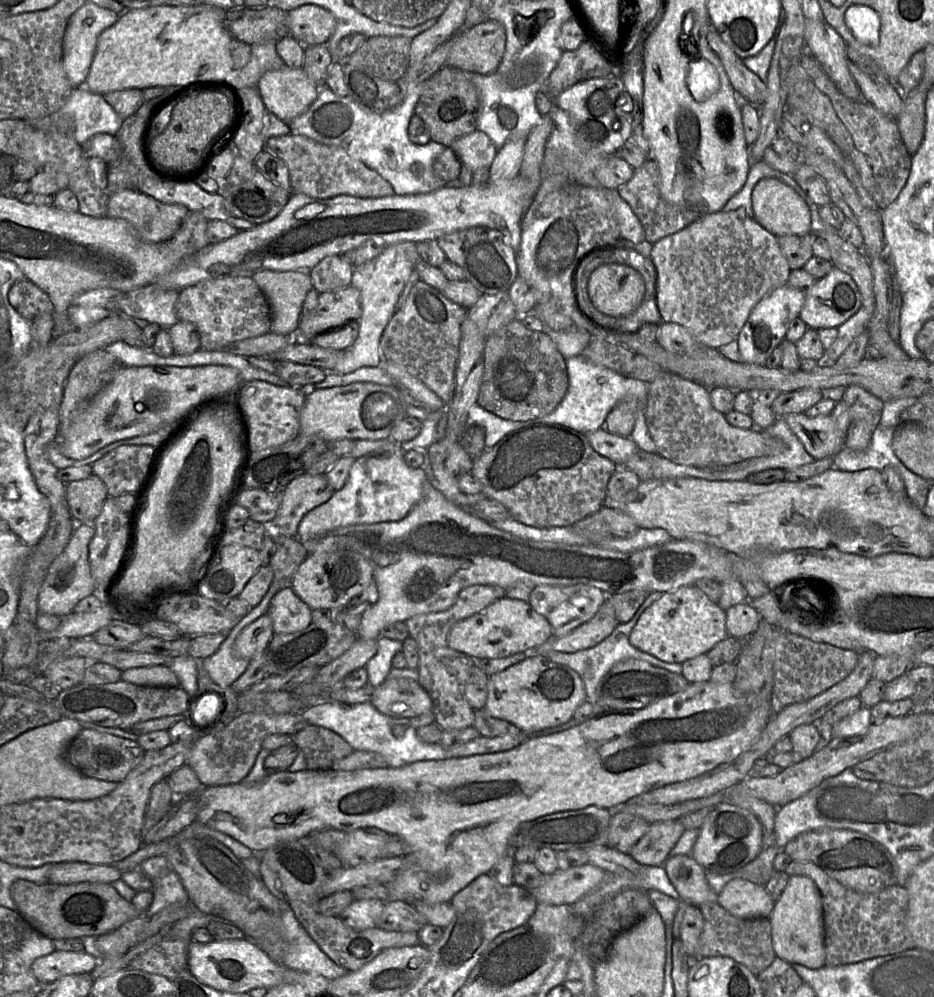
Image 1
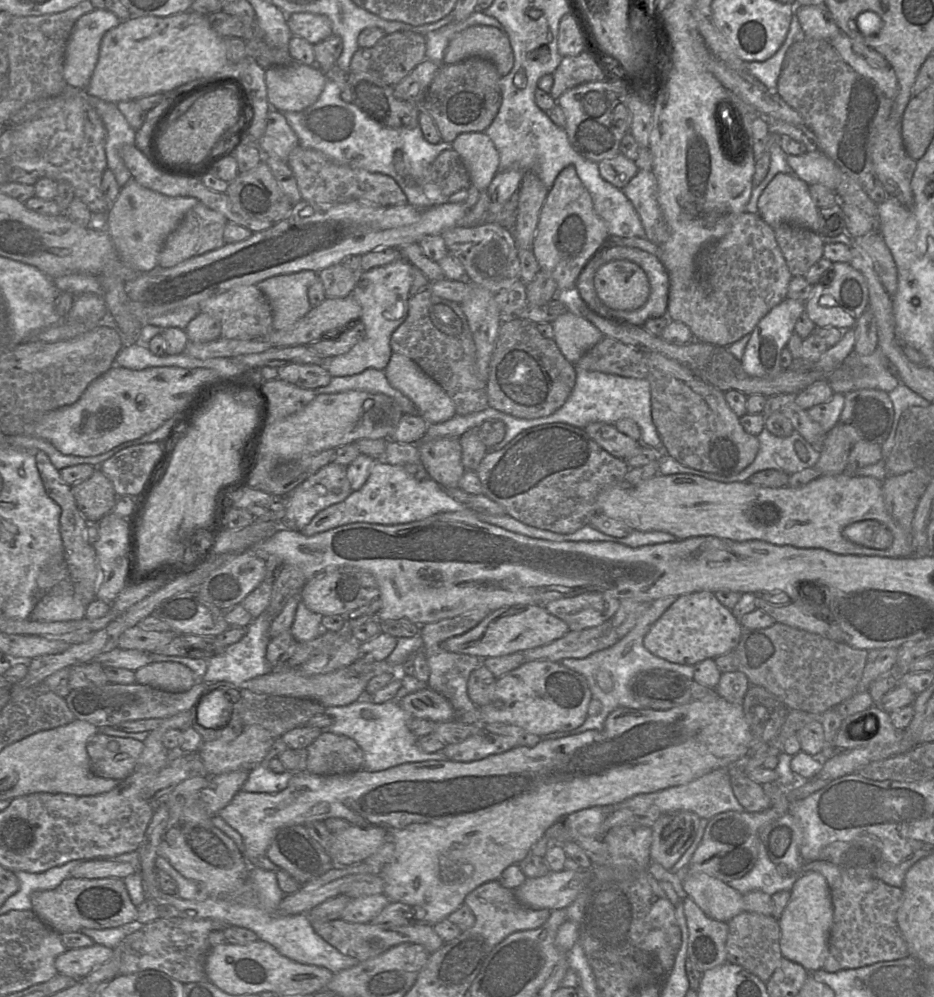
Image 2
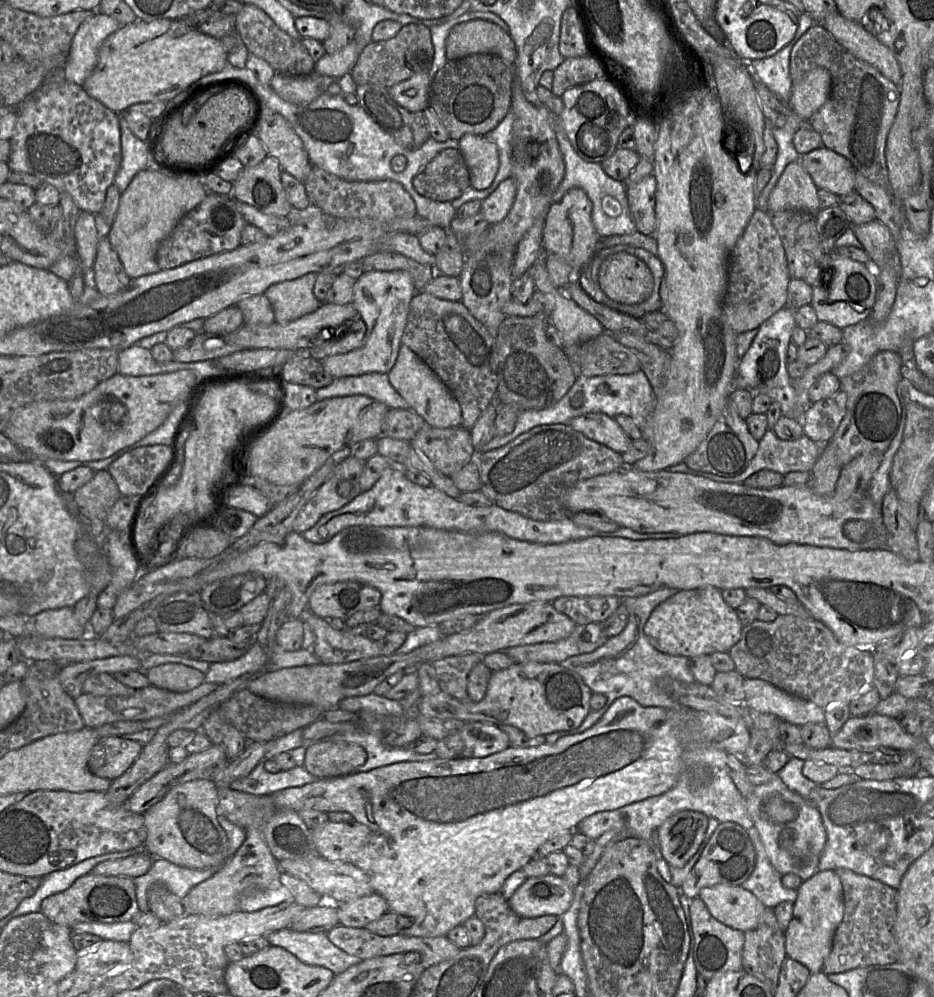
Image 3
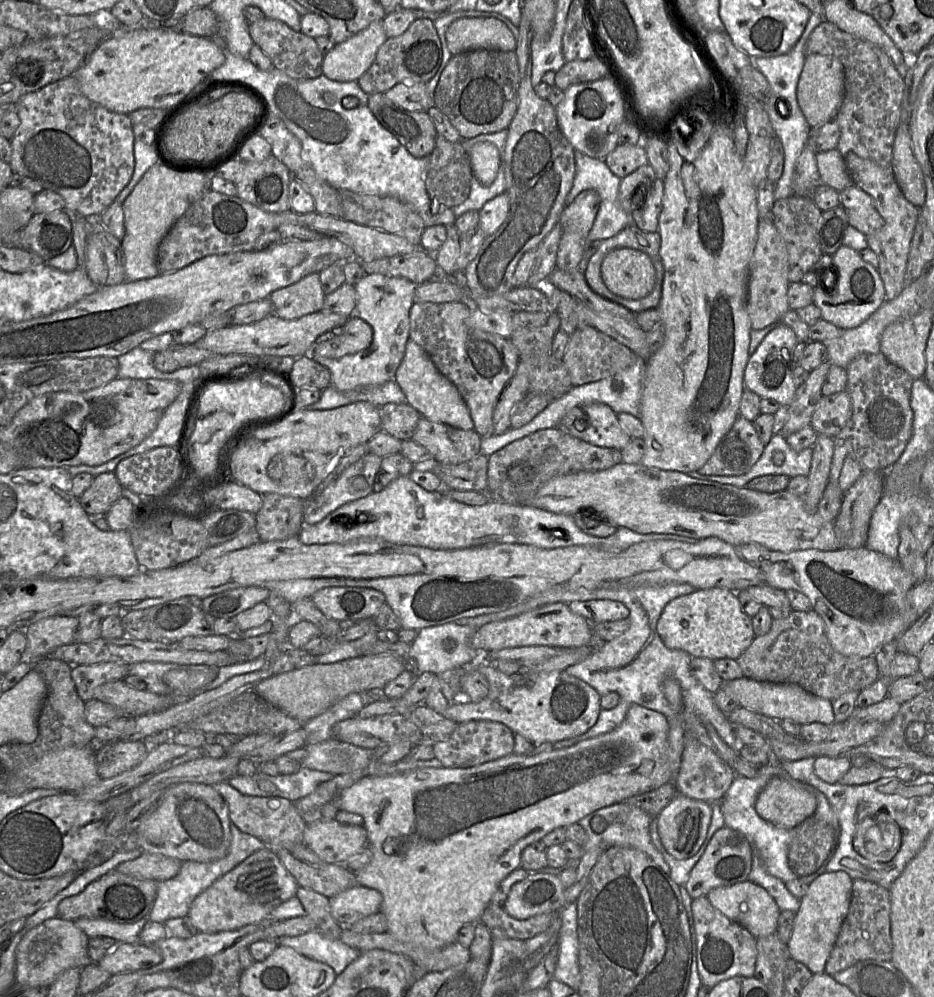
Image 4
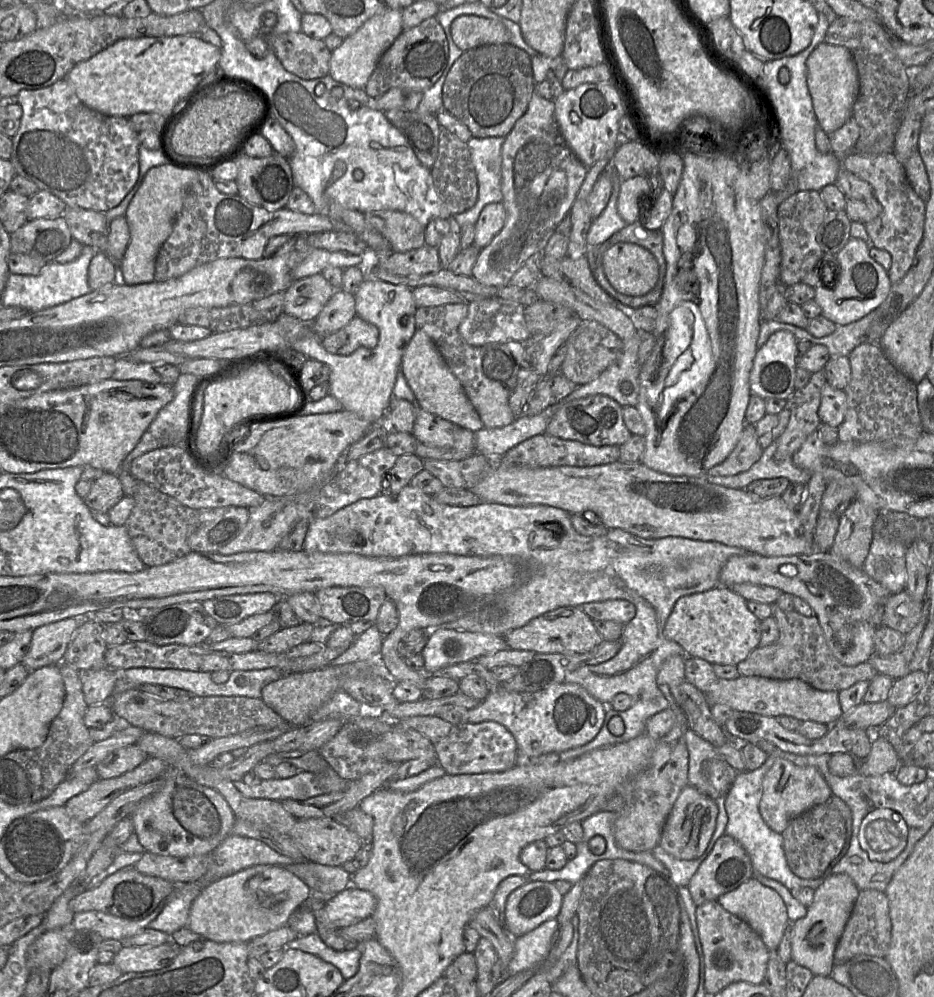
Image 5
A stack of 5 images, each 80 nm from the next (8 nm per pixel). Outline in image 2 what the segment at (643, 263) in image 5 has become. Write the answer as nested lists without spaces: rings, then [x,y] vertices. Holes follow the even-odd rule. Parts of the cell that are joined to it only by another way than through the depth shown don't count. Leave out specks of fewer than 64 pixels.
[[[611,260],[598,268],[594,287],[599,299],[615,310],[636,310],[647,301],[650,283],[645,271],[629,260]]]

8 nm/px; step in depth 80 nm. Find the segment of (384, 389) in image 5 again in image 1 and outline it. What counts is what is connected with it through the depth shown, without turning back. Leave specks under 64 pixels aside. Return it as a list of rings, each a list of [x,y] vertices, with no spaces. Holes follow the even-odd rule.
[[[412,241],[386,245],[382,252],[365,264],[355,267],[351,285],[361,294],[362,314],[358,320],[359,333],[354,344],[345,350],[333,371],[348,374],[362,367],[381,366],[380,339],[390,319],[396,312],[396,304],[419,259],[417,243]]]

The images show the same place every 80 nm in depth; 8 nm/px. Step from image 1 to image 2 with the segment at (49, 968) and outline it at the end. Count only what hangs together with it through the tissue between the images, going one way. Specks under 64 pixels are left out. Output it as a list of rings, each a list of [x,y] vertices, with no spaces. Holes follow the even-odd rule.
[[[95,944],[81,949],[68,949],[55,960],[59,975],[82,979],[113,956],[113,948]]]

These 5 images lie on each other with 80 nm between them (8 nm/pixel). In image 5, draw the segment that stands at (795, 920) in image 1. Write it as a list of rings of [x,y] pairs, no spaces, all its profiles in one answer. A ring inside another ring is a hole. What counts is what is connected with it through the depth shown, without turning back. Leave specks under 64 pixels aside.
[[[831,874],[814,890],[814,898],[807,913],[792,923],[791,959],[806,967],[814,975],[830,976],[834,967],[834,952],[851,916],[859,895],[853,879],[845,874]]]

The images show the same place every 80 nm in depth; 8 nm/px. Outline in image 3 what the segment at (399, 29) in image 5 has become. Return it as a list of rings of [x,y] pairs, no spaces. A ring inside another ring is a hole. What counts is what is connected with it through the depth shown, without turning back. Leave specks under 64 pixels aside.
[[[354,40],[333,54],[325,54],[315,63],[317,75],[340,78],[350,73],[361,51],[361,45]]]

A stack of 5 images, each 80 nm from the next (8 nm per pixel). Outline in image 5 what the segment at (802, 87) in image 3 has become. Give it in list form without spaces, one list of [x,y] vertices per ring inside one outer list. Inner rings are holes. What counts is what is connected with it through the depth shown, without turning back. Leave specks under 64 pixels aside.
[[[820,43],[806,61],[807,87],[817,119],[817,127],[832,134],[843,126],[852,115],[853,104],[859,91],[855,62],[850,51],[838,45]]]

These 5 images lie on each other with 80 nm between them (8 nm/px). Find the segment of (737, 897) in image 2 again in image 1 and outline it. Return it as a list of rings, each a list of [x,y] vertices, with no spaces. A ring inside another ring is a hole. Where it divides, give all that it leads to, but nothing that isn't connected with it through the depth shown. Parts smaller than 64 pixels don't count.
[[[672,855],[663,867],[683,900],[697,907],[717,902],[717,892],[710,887],[704,868],[692,855]]]

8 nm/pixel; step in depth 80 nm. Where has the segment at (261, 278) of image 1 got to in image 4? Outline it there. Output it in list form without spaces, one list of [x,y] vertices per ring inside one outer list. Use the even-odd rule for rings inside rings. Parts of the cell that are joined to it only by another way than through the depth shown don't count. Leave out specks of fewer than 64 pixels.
[[[311,273],[294,284],[275,290],[268,298],[274,314],[285,320],[295,320],[321,311],[325,296],[319,273]]]

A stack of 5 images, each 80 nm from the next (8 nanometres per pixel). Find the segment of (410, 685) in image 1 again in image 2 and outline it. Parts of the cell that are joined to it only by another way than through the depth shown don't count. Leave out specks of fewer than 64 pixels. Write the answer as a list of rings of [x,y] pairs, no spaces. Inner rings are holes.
[[[426,687],[398,698],[401,707],[411,718],[422,718],[432,722],[448,722],[455,719],[455,712],[446,697]]]

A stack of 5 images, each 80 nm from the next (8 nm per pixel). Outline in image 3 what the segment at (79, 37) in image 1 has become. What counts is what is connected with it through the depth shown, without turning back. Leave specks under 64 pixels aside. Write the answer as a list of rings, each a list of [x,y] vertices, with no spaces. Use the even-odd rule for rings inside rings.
[[[94,11],[78,28],[71,42],[63,79],[82,86],[94,70],[103,41],[121,24],[113,17]]]

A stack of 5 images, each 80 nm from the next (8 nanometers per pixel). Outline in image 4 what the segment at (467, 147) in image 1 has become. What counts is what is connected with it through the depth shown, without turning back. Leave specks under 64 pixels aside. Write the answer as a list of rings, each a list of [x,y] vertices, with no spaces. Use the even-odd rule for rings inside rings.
[[[491,142],[476,143],[469,152],[473,176],[482,184],[490,185],[499,169],[499,152]]]

